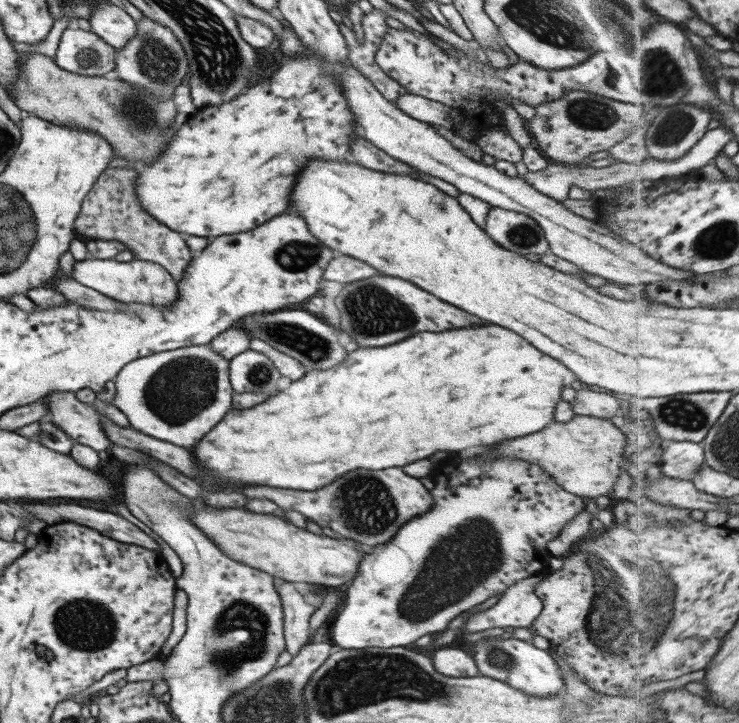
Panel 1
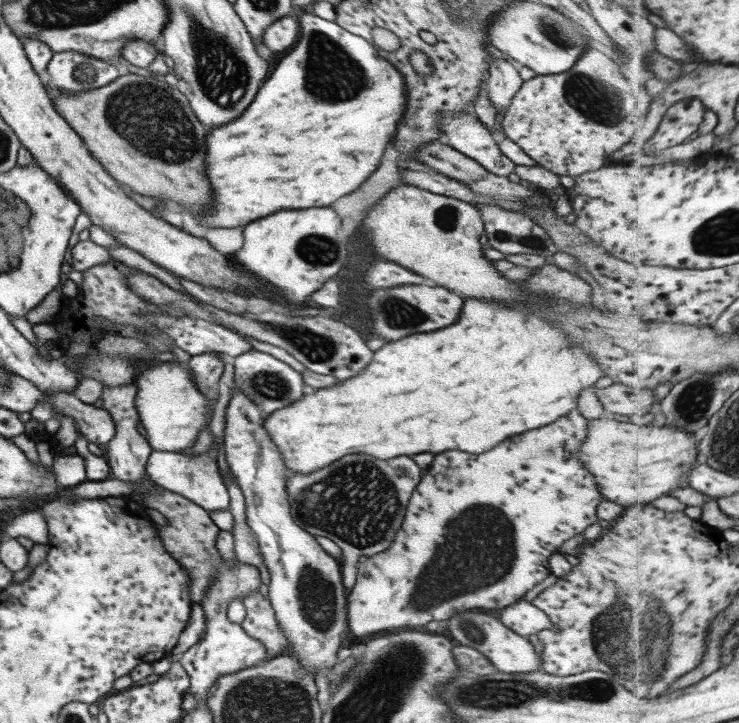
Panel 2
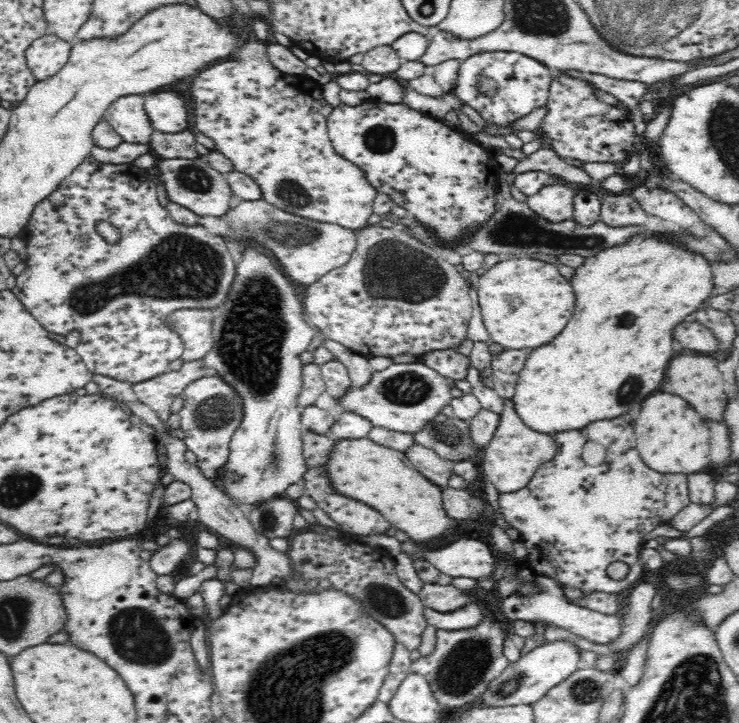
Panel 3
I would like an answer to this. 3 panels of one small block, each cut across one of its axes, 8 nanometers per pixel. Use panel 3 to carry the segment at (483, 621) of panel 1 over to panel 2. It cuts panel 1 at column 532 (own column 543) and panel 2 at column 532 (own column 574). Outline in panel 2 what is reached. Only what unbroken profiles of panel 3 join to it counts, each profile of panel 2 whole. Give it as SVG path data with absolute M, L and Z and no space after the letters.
M524 599L502 609L500 621L510 630L525 637L530 636L530 634L538 634L544 629L552 629L556 632L559 630L542 610Z

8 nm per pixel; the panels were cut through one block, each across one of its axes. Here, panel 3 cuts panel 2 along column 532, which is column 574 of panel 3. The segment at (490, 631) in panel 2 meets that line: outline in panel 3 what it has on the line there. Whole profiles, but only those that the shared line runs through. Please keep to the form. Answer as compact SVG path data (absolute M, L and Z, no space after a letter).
M557 640L538 645L515 662L509 662L506 670L497 676L481 694L483 706L531 705L540 700L557 684L564 682L579 669L580 655L576 645L566 640Z

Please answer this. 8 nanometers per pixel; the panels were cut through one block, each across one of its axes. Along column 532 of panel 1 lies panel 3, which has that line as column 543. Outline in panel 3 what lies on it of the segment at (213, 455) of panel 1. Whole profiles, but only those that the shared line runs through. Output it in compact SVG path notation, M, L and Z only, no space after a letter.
M644 233L631 236L618 247L585 257L570 280L578 296L572 320L552 344L534 348L528 354L516 380L512 402L524 424L544 434L578 430L590 422L626 414L634 404L642 404L664 382L668 362L674 358L674 328L712 296L715 284L711 265L702 254L688 251L676 239Z

